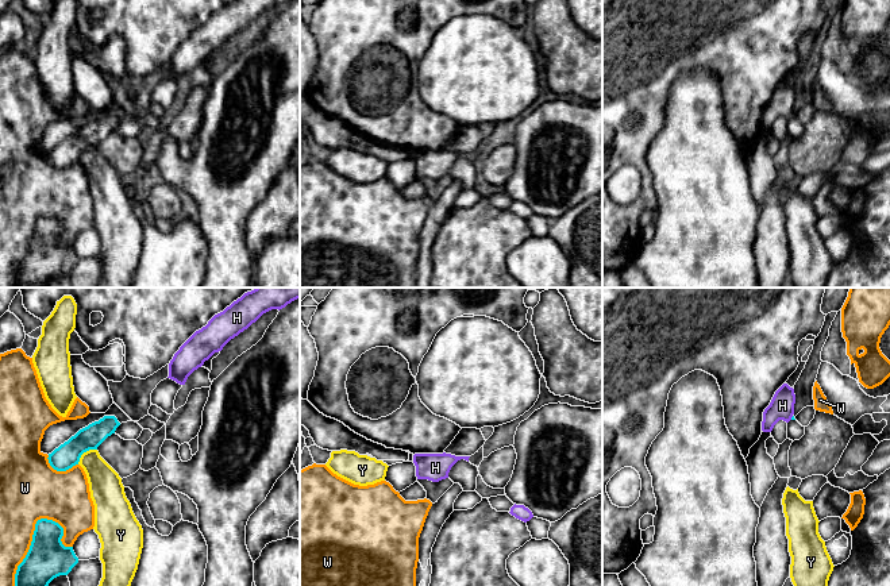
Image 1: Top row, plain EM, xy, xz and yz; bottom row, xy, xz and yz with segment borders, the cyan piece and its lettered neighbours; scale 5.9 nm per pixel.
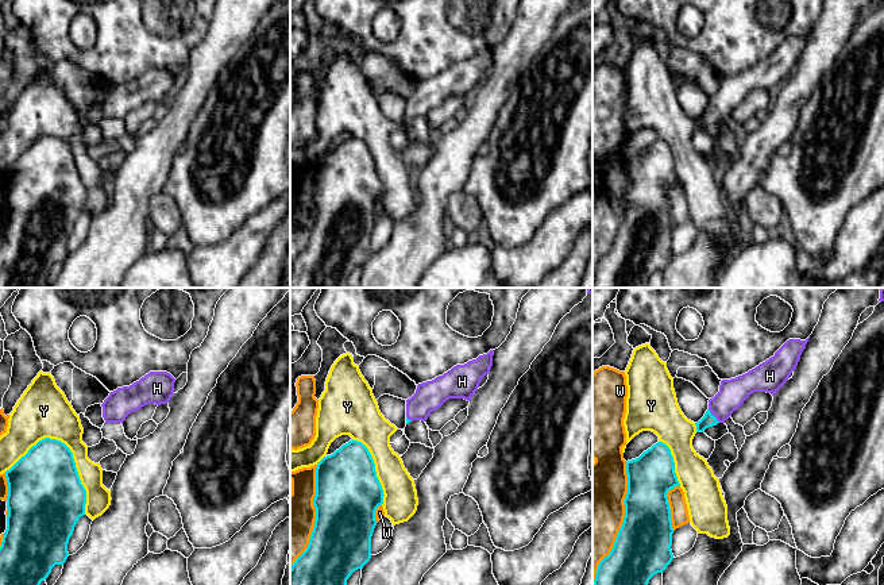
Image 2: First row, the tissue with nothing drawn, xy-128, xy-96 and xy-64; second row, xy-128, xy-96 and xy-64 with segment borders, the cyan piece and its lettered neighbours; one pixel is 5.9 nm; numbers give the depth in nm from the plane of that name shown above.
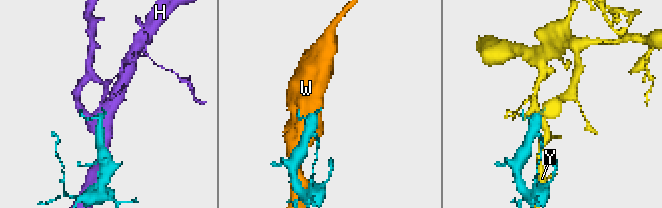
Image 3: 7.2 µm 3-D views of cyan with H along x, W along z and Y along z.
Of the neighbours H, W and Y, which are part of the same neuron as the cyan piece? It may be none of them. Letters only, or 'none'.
H

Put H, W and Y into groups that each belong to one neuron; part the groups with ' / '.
H / W / Y

